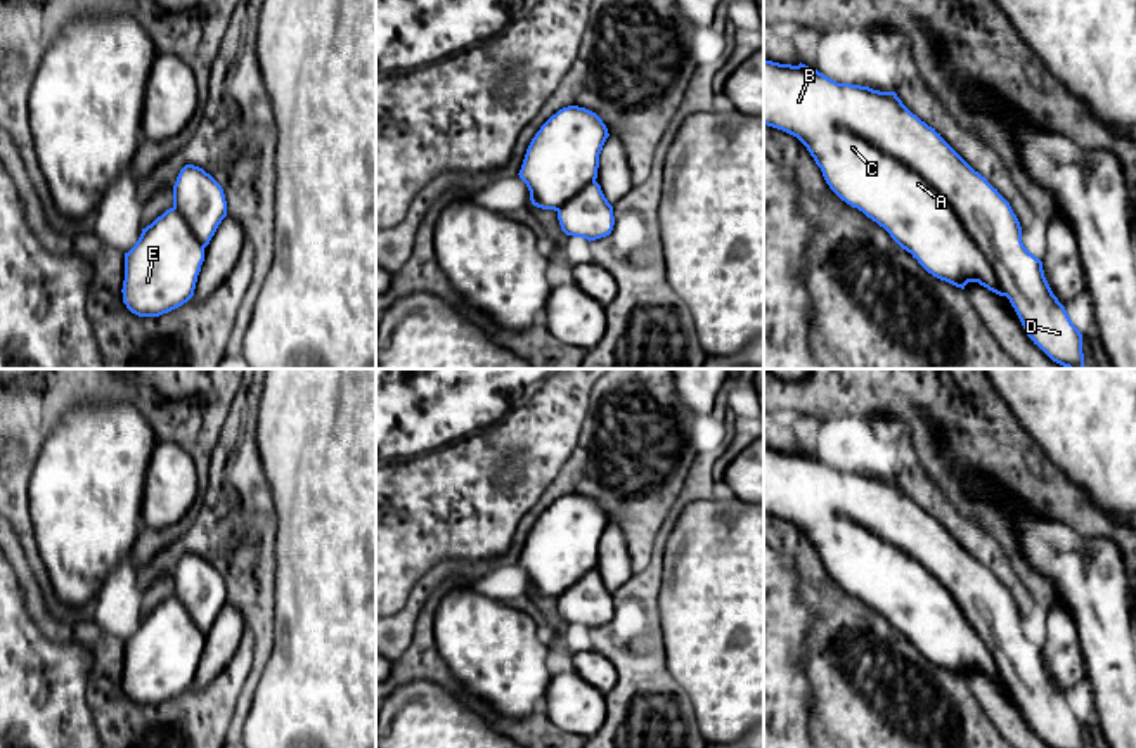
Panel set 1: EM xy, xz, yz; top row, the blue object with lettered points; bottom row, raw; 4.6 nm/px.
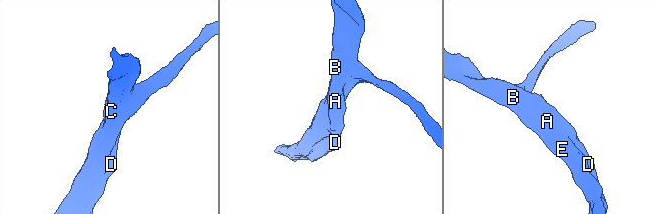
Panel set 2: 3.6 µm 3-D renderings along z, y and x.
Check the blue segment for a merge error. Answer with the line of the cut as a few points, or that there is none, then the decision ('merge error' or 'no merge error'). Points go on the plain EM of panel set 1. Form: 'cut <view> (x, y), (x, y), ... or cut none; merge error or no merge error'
cut none; no merge error

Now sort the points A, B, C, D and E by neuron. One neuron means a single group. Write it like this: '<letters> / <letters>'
A B C D E

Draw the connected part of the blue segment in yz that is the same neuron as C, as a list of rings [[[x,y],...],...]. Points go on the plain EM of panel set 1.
[[[764,447],[764,513],[797,525],[821,556],[829,577],[883,615],[928,661],[961,677],[968,670],[978,670],[1006,684],[1027,724],[1051,748],[1084,748],[1082,722],[1053,682],[1042,649],[1023,634],[1022,615],[1010,590],[935,516],[913,502],[895,480],[836,471],[802,450],[791,454]]]

